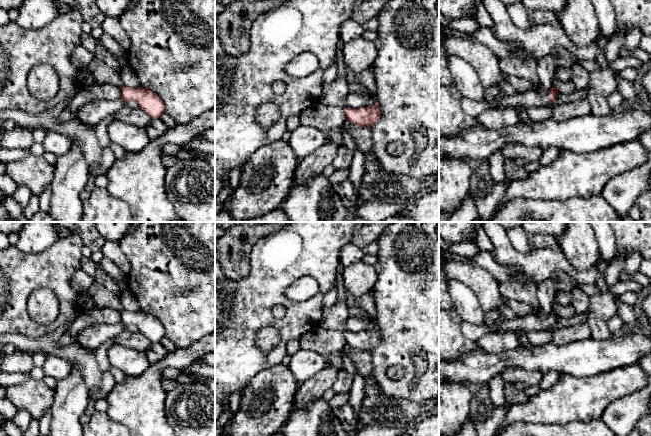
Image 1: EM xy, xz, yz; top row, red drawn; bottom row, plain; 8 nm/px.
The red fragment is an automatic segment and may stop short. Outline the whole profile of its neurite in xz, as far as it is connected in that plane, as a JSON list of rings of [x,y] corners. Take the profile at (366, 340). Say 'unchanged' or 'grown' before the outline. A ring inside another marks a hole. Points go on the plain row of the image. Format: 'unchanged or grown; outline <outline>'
unchanged; outline [[[375,322],[373,329],[370,331],[362,331],[358,333],[345,331],[343,334],[347,345],[354,349],[366,352],[369,352],[376,347],[381,340],[379,329]]]

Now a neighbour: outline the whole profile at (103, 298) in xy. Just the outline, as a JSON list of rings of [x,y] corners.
[[[96,281],[89,287],[88,294],[91,296],[97,308],[110,308],[119,312],[124,310],[118,295],[109,291]]]

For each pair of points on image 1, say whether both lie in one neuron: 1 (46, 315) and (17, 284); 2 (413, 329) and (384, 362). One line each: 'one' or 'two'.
1: two
2: one

